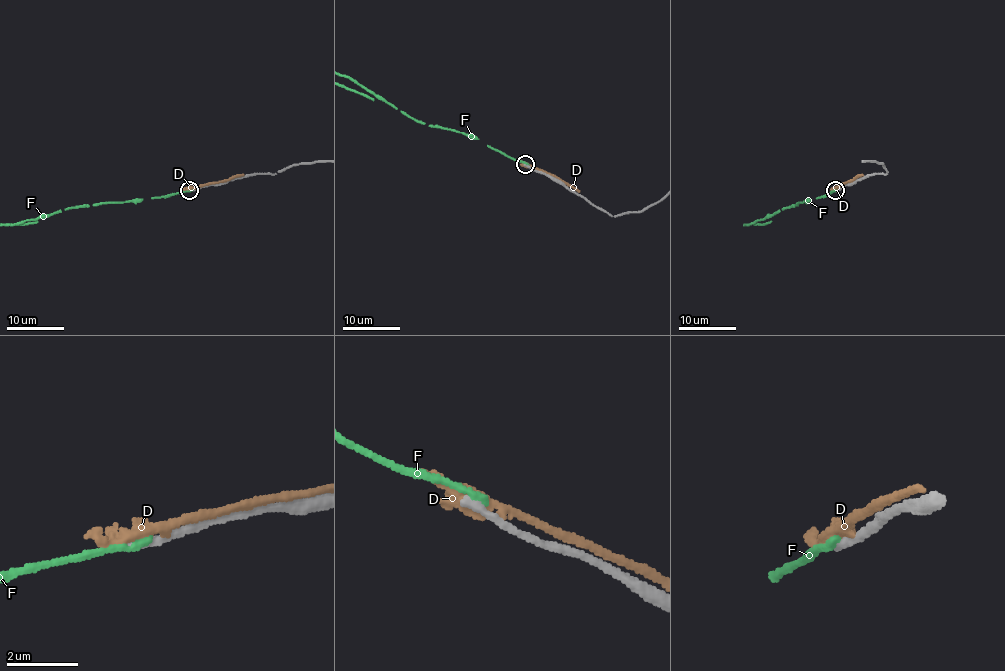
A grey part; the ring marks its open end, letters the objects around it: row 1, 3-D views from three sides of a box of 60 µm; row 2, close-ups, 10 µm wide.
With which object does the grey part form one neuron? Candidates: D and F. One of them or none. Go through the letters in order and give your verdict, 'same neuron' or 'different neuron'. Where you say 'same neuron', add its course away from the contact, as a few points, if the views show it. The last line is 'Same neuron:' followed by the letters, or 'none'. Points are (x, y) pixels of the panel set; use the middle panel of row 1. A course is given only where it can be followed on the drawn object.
D: different neuron
F: different neuron
Same neuron: none

